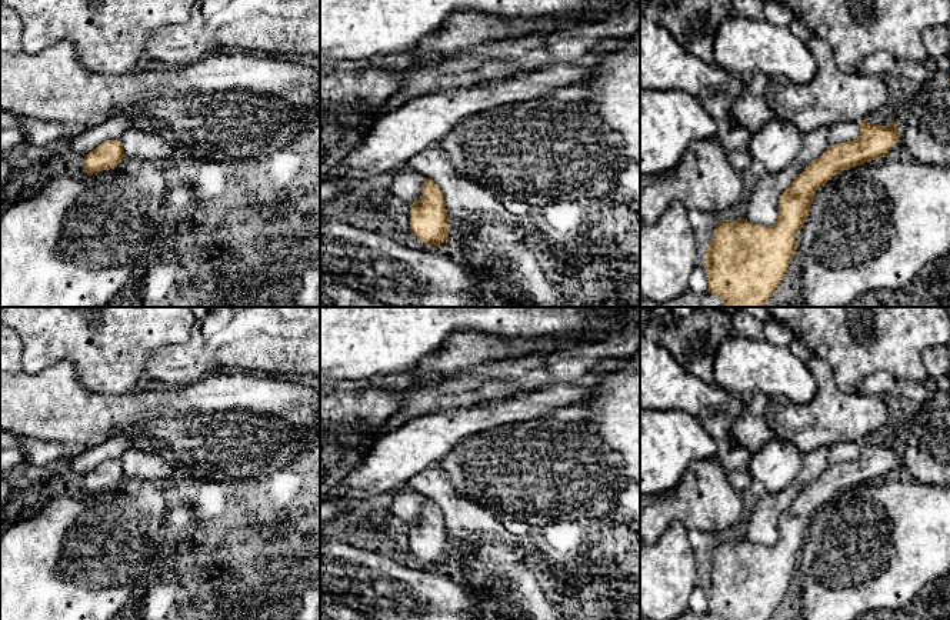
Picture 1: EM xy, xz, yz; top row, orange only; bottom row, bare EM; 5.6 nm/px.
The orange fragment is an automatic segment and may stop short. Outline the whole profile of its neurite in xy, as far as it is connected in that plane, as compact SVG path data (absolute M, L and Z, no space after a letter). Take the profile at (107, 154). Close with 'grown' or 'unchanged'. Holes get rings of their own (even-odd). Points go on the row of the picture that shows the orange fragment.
M107 140L84 156L87 176L119 166L124 157L123 144L119 140Z; unchanged

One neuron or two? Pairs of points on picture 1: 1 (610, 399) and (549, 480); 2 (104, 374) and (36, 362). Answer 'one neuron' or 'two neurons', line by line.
1: two neurons
2: one neuron

